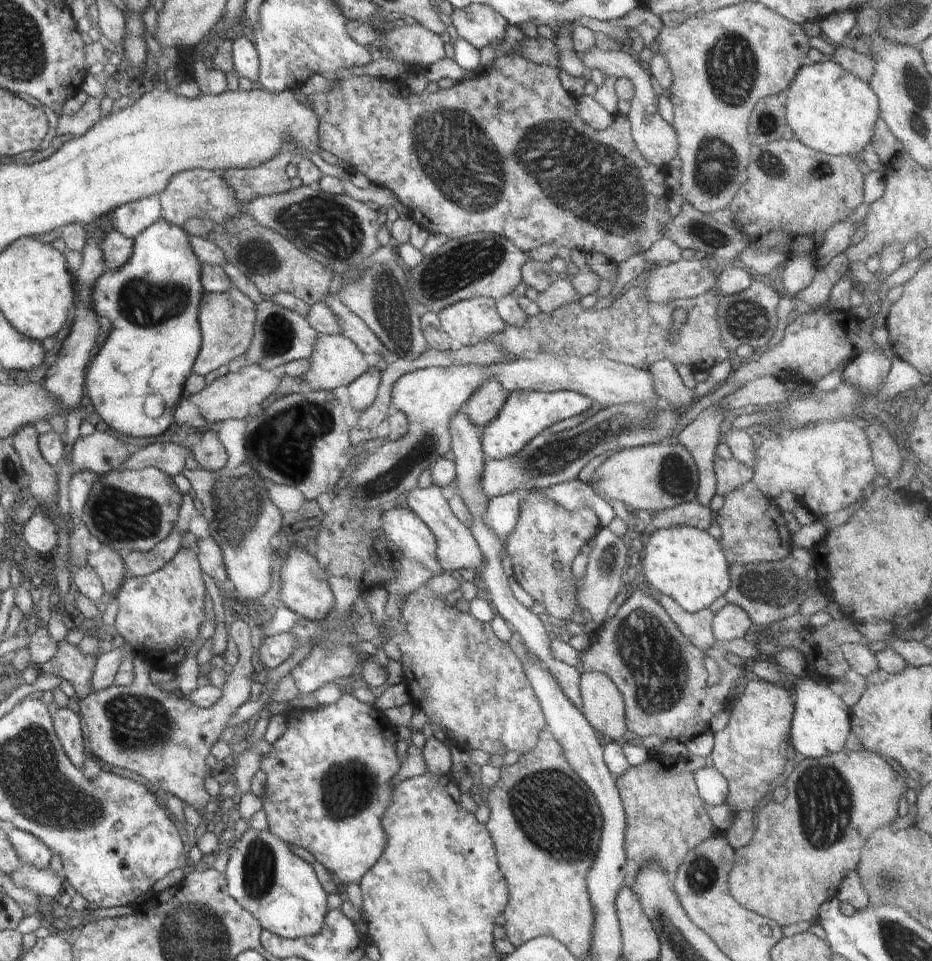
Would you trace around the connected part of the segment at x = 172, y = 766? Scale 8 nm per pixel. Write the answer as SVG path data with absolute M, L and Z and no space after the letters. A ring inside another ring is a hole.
M236 617L227 634L239 650L237 665L227 674L221 699L210 706L196 706L186 696L176 697L174 692L162 690L149 678L149 662L136 655L134 679L130 685L109 686L80 698L79 715L88 728L88 750L103 767L116 766L140 774L156 790L166 790L188 802L200 816L205 817L206 804L211 800L205 789L206 773L212 769L206 764L210 748L227 728L227 723L239 706L252 699L252 643L251 627L247 619Z

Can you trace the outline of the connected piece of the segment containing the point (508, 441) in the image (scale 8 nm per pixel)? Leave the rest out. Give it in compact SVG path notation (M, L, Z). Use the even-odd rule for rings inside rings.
M571 390L512 391L506 399L497 417L482 430L481 447L486 458L505 459L520 452L544 428L560 420L582 414L593 405L590 397Z

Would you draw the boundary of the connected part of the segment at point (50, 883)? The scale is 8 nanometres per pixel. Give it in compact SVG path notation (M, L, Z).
M21 862L17 871L10 876L16 886L30 888L42 899L52 899L55 894L62 892L63 878L55 876L50 869L37 869L28 863Z

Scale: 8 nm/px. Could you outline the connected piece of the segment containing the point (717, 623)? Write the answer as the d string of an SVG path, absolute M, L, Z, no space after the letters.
M728 603L713 616L713 633L721 645L726 641L744 639L752 624L748 613L741 606Z

